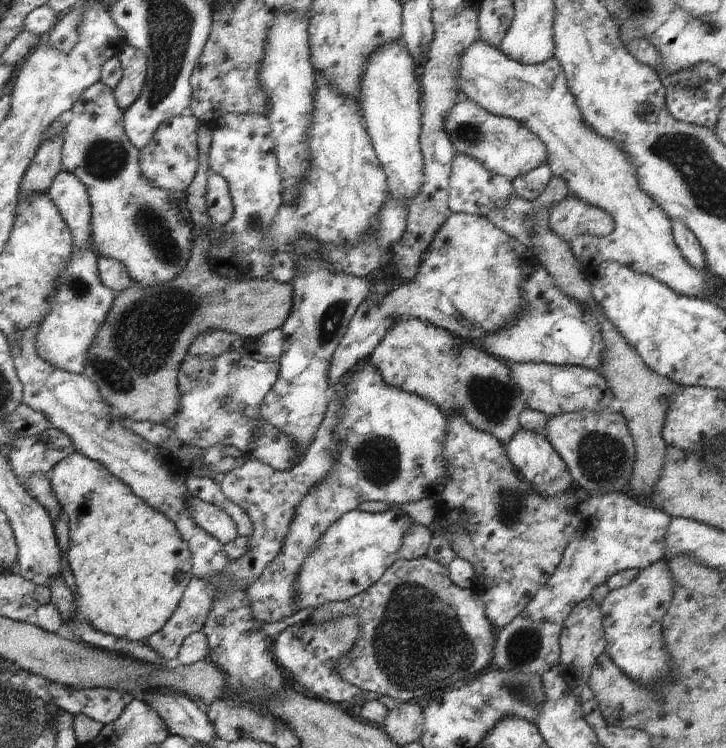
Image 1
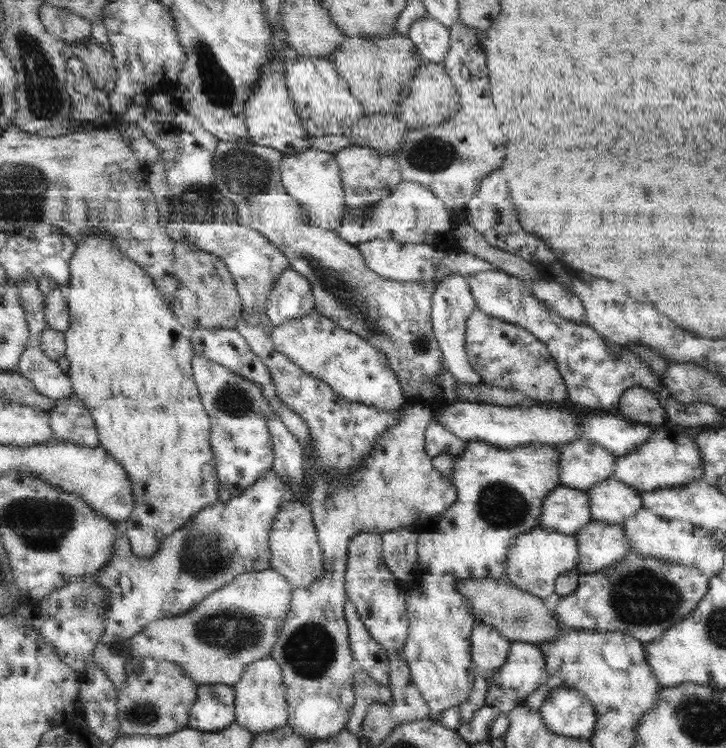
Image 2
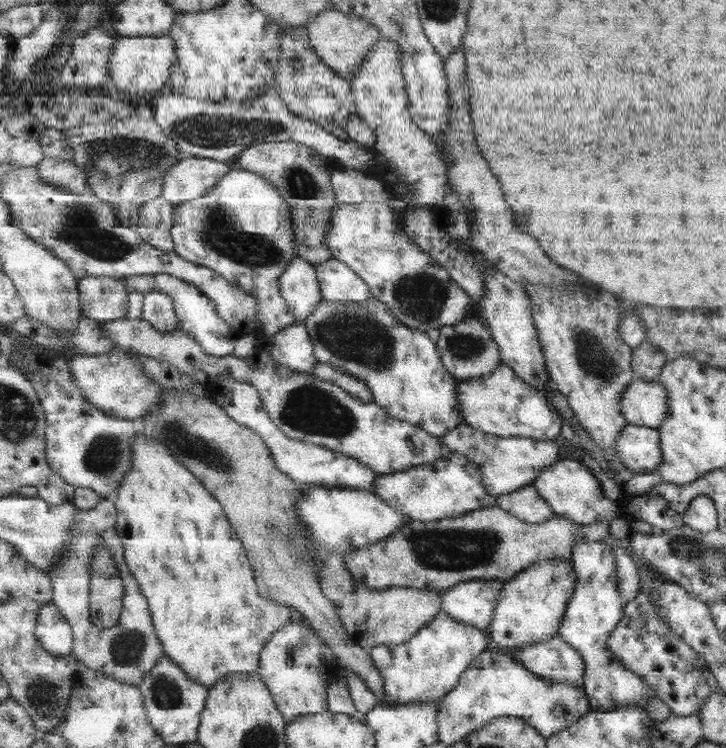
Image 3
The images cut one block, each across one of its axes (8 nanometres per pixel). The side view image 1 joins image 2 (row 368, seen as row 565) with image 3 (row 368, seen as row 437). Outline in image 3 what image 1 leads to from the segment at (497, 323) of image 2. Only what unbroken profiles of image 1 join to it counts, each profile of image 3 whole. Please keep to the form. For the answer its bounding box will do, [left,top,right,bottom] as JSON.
[438,319,501,380]

